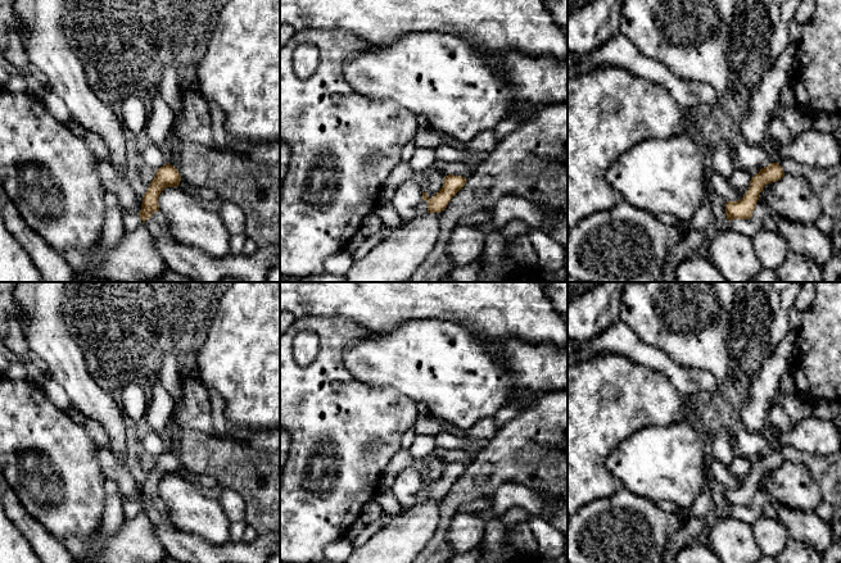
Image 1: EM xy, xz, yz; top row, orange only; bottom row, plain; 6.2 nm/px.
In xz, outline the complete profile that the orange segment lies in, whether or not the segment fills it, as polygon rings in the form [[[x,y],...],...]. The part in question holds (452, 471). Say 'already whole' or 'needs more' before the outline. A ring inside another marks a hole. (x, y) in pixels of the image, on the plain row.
already whole | [[[448,462],[444,464],[442,476],[430,486],[422,480],[422,487],[428,489],[428,500],[440,500],[444,498],[451,486],[465,473],[466,466]]]

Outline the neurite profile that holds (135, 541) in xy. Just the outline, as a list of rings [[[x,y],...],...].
[[[144,512],[132,519],[126,518],[118,531],[99,546],[92,537],[72,537],[64,542],[77,563],[86,559],[90,563],[160,563],[167,558],[154,525]]]

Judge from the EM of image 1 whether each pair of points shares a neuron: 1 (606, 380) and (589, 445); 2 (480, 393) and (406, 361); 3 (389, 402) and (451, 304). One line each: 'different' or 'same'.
1: same
2: same
3: different

